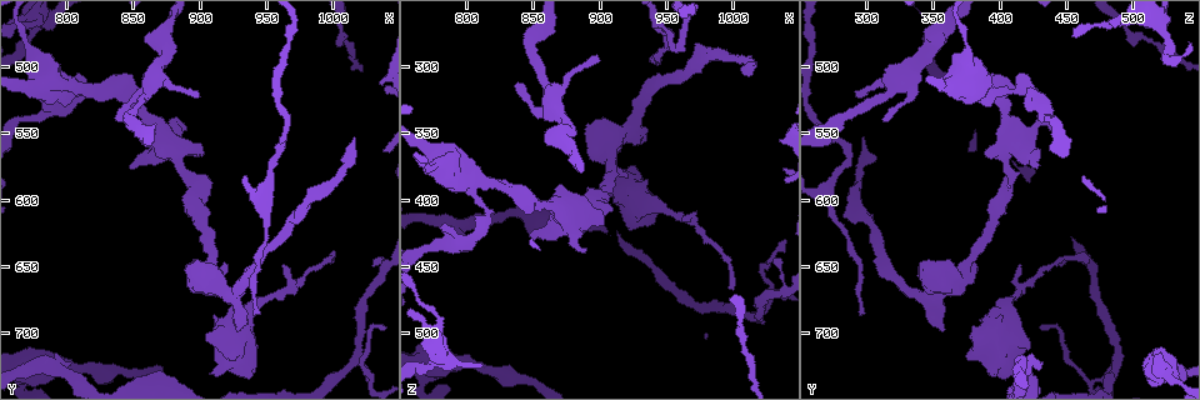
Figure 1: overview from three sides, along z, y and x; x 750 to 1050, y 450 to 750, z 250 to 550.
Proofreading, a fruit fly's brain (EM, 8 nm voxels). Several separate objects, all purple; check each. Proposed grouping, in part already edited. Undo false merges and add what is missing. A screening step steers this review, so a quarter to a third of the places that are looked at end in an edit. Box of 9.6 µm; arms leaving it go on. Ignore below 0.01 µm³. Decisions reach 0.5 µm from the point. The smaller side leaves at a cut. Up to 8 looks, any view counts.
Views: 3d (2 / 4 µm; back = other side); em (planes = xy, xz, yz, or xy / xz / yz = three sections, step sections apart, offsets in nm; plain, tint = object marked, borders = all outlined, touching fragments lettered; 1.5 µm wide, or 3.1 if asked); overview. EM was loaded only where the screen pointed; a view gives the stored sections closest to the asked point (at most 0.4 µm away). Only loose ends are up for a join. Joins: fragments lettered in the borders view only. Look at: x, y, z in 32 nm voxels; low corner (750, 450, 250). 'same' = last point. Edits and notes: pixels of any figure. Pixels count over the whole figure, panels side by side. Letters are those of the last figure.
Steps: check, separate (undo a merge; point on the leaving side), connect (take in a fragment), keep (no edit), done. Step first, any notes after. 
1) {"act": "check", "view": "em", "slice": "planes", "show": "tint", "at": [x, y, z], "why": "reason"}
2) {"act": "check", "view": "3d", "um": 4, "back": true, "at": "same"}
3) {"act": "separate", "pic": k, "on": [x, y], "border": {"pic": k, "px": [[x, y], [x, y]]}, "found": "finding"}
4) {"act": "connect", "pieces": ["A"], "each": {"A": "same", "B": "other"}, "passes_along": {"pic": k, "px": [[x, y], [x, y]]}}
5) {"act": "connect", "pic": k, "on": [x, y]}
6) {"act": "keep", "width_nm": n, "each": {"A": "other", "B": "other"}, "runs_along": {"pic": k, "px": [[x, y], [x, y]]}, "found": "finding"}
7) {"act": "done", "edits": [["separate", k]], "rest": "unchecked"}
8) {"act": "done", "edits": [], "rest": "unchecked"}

{"act": "check", "view": "em", "slice": "planes", "show": "borders", "at": [926, 700, 358]}

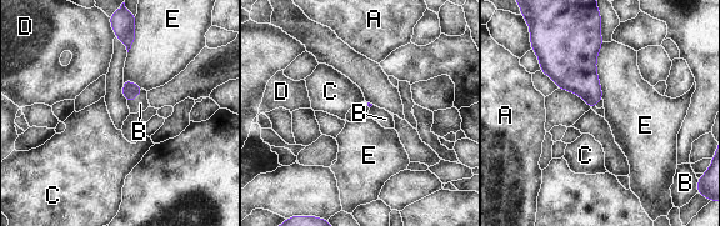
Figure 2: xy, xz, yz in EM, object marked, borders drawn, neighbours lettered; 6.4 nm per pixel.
{"act": "connect", "pieces": ["B"], "each": {"A": "other", "B": "same", "C": "other", "D": "other", "E": "other"}, "passes_along": {"pic": 2, "px": [[130, 91], [135, 96], [140, 104]]}, "found": "it goes on there"}

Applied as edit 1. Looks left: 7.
{"act": "check", "view": "em", "slice": "planes", "show": "borders", "at": [942, 686, 300], "why": "end of a long branch"}

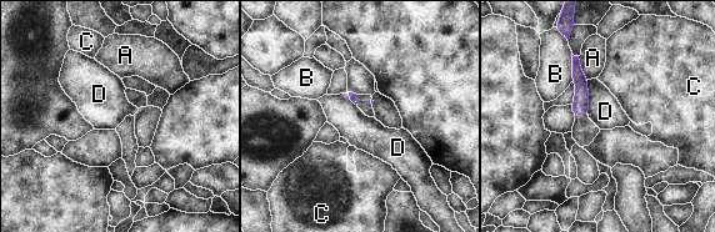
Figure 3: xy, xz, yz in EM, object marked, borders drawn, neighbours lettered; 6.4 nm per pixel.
{"act": "keep", "longest_contact_nm": ["D", 240], "each": {"A": "other", "B": "other", "C": "other", "D": "other"}, "border": {"pic": 3, "px": [[586, 80], [589, 115]]}, "found": "no lettered fragment goes on from it"}

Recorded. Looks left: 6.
{"act": "check", "view": "3d", "um": 2, "back": true, "at": [902, 566, 418], "why": "an open end"}

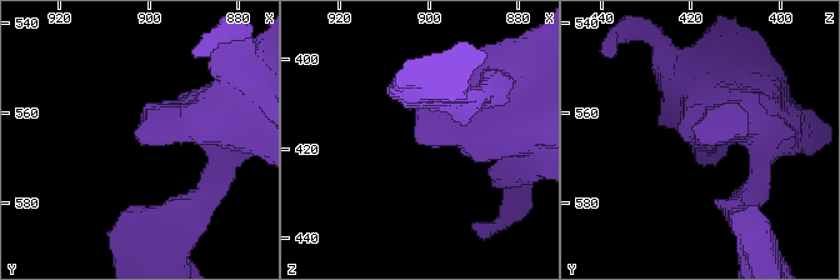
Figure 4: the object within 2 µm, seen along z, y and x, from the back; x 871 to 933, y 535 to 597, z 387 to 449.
{"act": "check", "view": "em", "slice": "planes", "show": "tint", "at": [904, 564, 416], "why": "shape alone is not enough"}

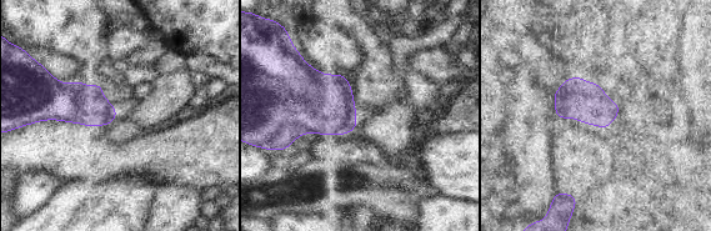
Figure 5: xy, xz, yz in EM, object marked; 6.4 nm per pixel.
{"act": "check", "view": "em", "slice": "planes", "show": "borders", "at": "same"}

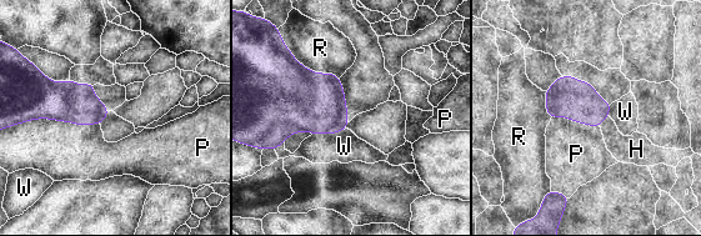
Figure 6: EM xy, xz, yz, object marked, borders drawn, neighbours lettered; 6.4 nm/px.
{"act": "connect", "pieces": ["H"], "each": {"H": "same", "P": "other", "R": "other", "W": "other"}, "found": "it goes on there"}

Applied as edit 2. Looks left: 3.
{"act": "done", "edits": [["connect", 2], ["connect", 6]], "rest": "unchecked"}

